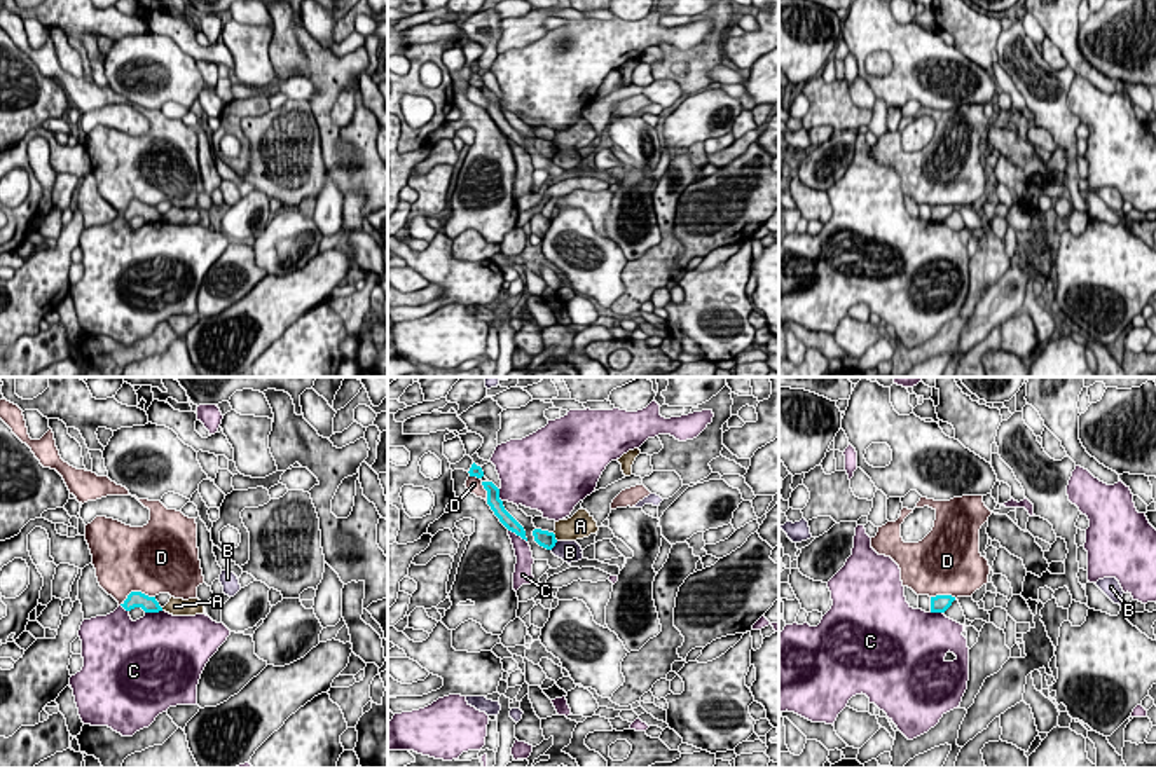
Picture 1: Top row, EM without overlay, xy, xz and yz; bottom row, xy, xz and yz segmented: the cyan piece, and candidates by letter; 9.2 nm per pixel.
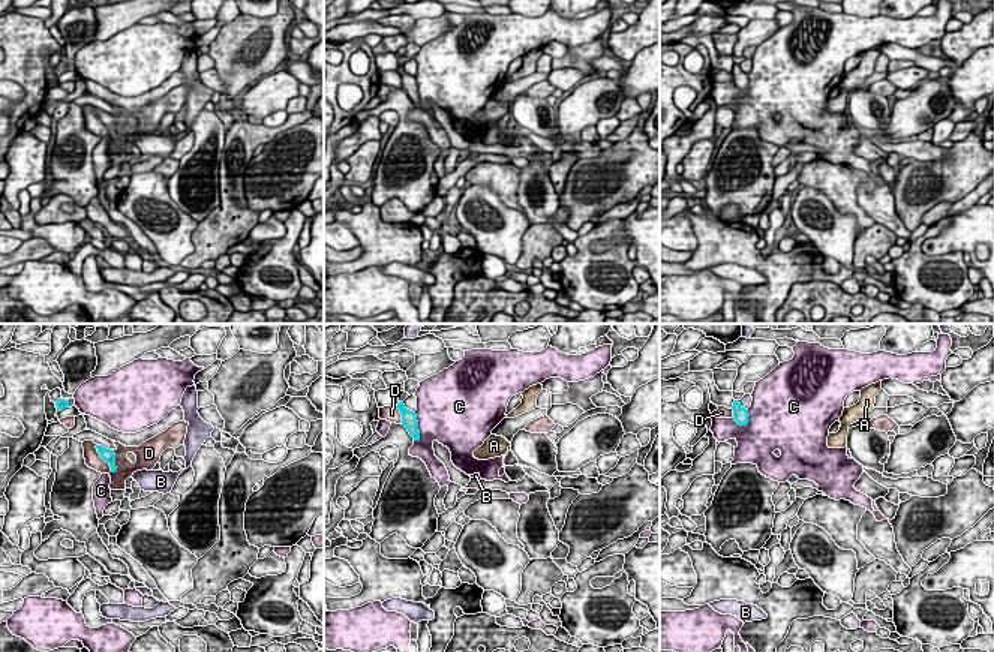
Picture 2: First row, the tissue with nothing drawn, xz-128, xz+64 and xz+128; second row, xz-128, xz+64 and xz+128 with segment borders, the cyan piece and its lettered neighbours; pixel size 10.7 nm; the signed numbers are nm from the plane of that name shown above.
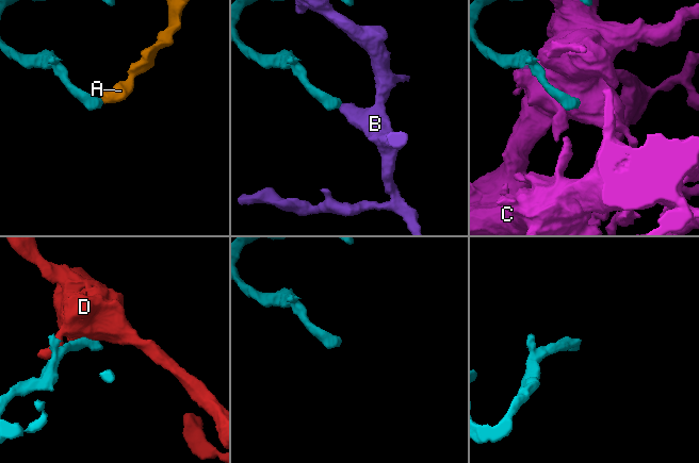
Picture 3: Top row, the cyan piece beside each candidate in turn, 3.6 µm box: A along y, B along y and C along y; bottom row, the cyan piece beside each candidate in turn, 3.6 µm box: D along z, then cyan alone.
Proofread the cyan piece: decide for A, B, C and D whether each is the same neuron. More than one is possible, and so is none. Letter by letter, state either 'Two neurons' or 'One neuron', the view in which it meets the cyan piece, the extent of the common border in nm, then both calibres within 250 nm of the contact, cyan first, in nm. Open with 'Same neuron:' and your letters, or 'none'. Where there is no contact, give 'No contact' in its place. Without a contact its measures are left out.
Same neuron: none
A: Two neurons. Touches cyan in xz. Shared border 100 nm. Thickness 160 nm (cyan) against 220 nm
B: Two neurons. Touches cyan in xz. Shared border 110 nm. Thickness 160 nm (cyan) against 190 nm
C: Two neurons. Touches cyan in xz. Shared border 220 nm. Thickness 120 nm (cyan) against 160 nm
D: Two neurons. Touches cyan in xy. Shared border 340 nm. Thickness 160 nm (cyan) against 480 nm

